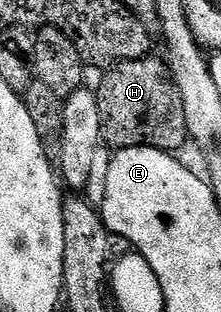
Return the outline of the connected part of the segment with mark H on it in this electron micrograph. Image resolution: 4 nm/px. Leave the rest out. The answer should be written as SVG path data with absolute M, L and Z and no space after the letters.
M162 58L127 59L106 72L107 75L97 86L100 107L100 129L102 142L111 149L120 147L155 147L158 151L178 152L178 147L189 143L189 132L185 121L185 105L181 93L171 76L171 68Z

